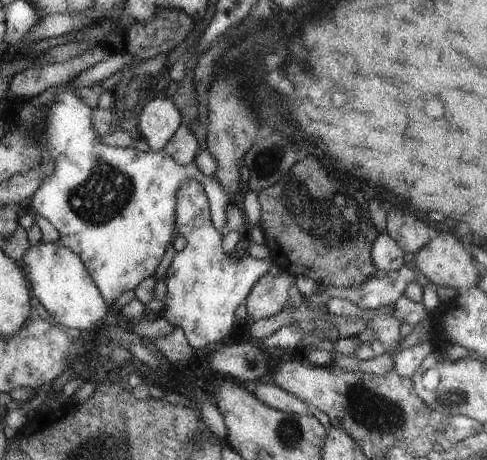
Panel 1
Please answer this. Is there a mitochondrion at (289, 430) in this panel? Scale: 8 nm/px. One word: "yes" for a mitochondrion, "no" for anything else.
yes

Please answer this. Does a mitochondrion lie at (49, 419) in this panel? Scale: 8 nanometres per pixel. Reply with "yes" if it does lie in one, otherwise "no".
no

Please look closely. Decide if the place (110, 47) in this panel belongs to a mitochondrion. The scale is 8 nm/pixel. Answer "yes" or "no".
no

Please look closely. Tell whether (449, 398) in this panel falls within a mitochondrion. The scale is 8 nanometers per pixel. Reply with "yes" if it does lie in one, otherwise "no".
yes

